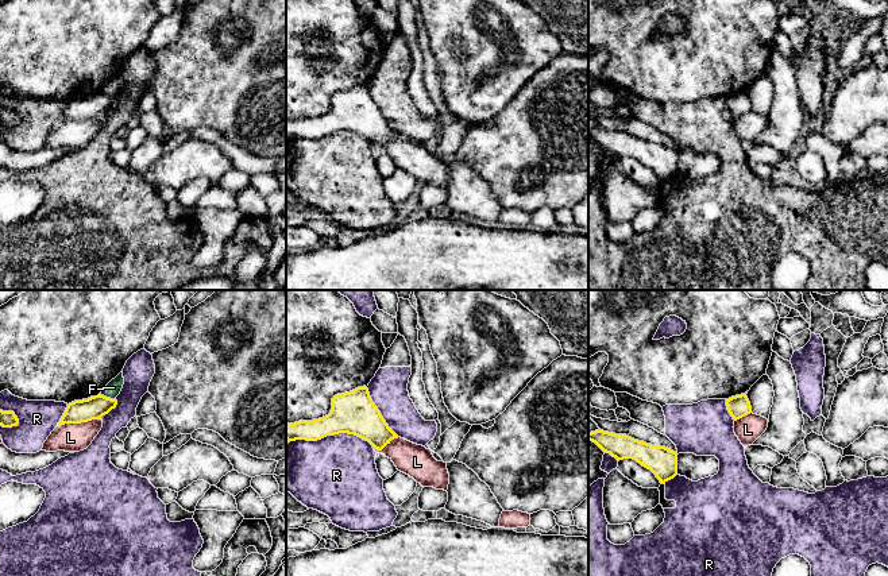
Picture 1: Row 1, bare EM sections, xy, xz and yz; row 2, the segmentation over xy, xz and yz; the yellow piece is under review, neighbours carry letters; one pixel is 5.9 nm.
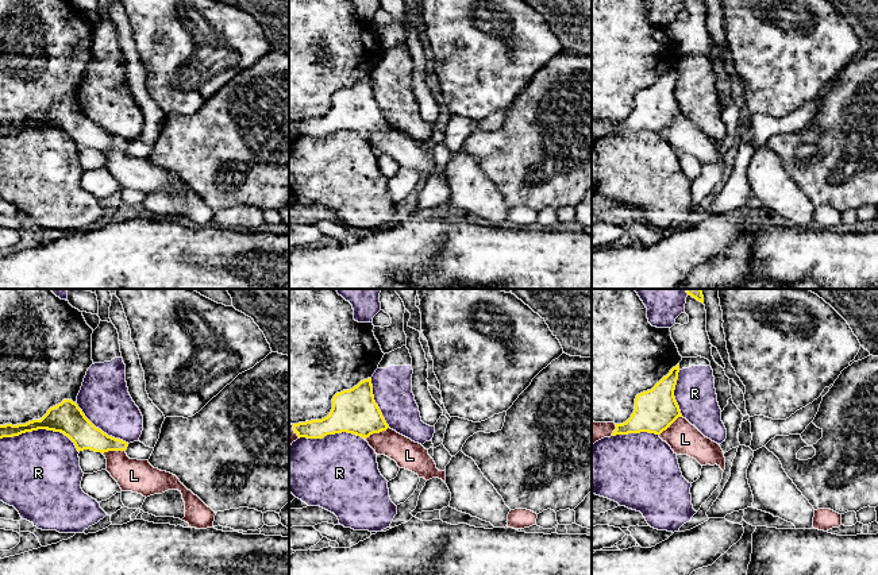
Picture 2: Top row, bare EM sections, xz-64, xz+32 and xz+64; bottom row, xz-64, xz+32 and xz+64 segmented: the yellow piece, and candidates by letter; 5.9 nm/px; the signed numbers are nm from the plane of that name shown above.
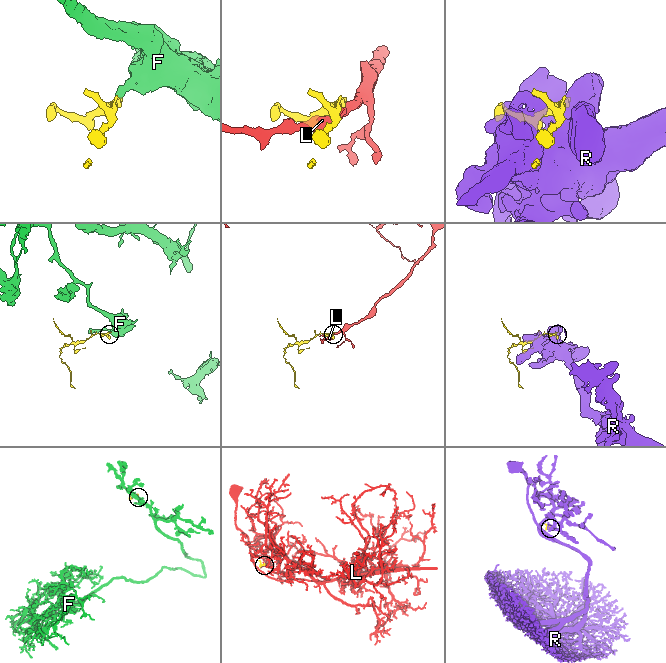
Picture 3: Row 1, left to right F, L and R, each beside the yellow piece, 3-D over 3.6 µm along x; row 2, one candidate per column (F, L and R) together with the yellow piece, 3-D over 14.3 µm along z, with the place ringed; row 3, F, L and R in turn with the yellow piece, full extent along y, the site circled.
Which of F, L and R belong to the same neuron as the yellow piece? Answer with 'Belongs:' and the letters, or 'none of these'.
Belongs: none of these

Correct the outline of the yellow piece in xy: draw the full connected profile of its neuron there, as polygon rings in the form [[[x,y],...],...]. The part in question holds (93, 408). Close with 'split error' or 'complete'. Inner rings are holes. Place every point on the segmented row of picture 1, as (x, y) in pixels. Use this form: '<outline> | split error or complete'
[[[101,394],[82,401],[74,401],[67,405],[58,426],[65,424],[81,424],[92,420],[100,420],[117,405],[116,398],[111,399]]] | complete

